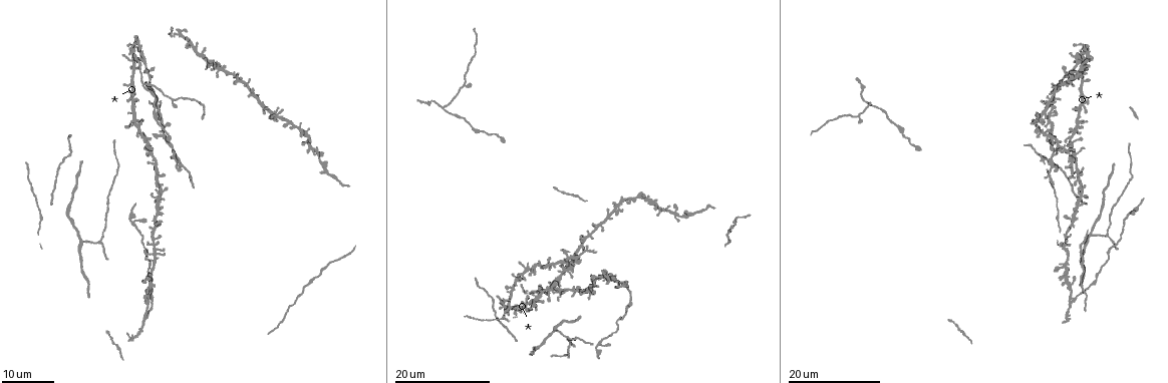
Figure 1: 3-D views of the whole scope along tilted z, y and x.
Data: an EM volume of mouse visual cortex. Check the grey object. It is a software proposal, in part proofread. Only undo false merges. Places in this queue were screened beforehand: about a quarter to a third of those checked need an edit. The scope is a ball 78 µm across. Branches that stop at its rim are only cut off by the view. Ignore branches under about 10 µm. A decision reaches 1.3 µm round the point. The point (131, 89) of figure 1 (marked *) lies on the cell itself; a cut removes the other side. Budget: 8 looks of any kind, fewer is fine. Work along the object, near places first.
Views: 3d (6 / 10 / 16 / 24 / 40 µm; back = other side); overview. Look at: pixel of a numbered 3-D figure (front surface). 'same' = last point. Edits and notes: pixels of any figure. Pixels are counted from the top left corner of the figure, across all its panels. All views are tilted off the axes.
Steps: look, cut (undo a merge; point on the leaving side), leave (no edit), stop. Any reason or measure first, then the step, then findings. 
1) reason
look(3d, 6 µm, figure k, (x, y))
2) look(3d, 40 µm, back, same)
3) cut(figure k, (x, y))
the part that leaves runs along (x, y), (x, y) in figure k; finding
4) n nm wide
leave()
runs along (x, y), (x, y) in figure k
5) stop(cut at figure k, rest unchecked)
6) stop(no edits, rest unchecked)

narrows sharply
look(3d, 24 µm, figure 1, (153, 241))

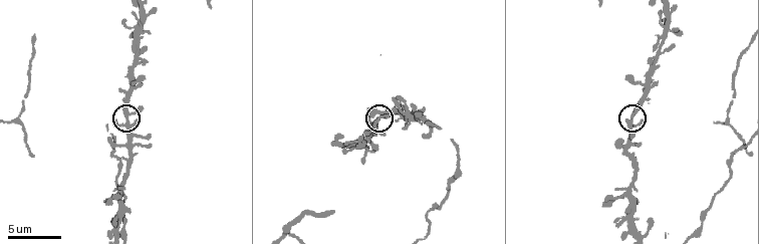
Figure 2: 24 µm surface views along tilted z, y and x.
zoom in
look(3d, 6 µm, figure 2, (126, 116))

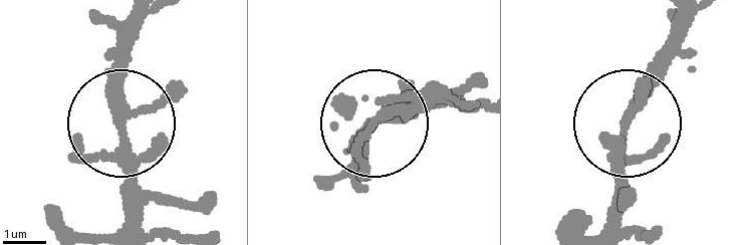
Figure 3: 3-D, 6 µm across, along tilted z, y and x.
leave()
runs along (143, 14), (121, 131), (127, 223) in figure 3; continuous, no second cell

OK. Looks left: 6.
sudden change in width
look(3d, 6 µm, figure 2, (135, 62))

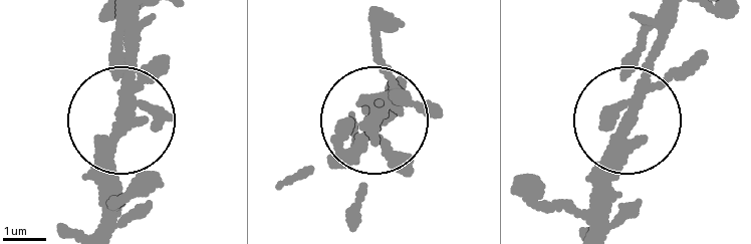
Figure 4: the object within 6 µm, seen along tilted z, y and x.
leave()
runs along (677, 12), (611, 165), (600, 230) in figure 4; one cell here

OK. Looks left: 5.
look(3d, 24 µm, figure 1, (1074, 298))

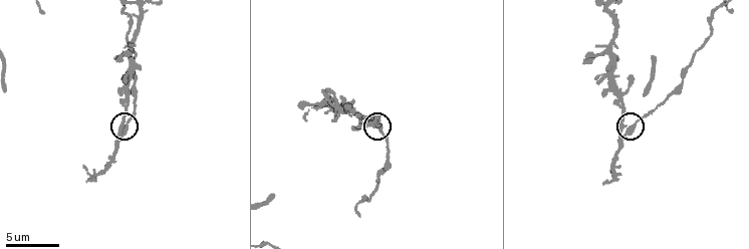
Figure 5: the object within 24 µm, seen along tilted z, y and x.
look(3d, 10 µm, figure 5, (125, 128))

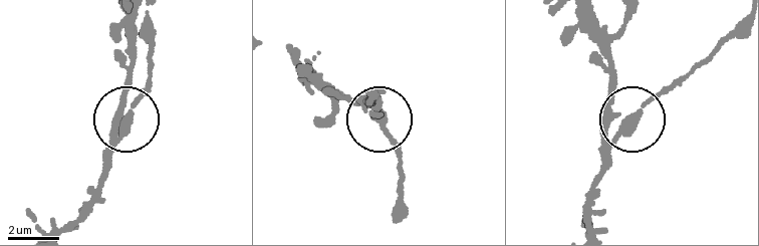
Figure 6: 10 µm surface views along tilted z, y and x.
side arm 35 µm
cut(figure 6, (135, 106))
a second cell is stuck on

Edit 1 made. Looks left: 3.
thick turns thin
look(3d, 24 µm, figure 1, (443, 108))

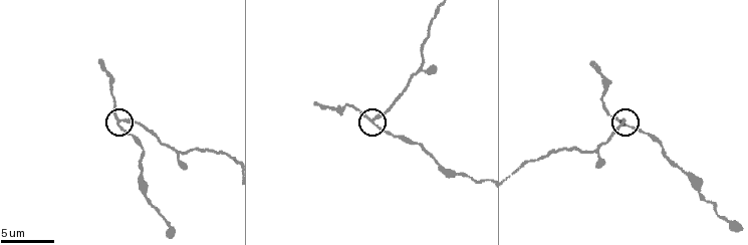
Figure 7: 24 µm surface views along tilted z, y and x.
zoom in
look(3d, 6 µm, figure 7, (119, 122))

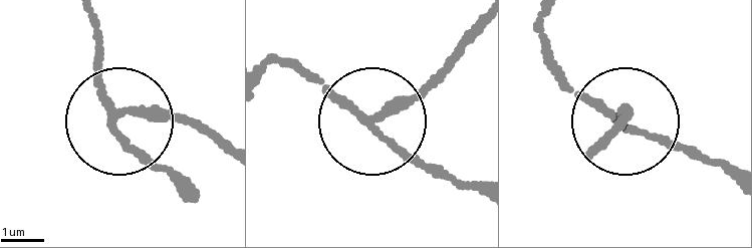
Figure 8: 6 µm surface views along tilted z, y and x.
160 nm wide
cut(figure 8, (185, 115))
the part that leaves runs along (114, 117), (169, 117), (218, 139) in figure 8; two cells meet here

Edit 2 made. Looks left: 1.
stop(cut at figure 6, cut at figure 8, rest unchecked)

